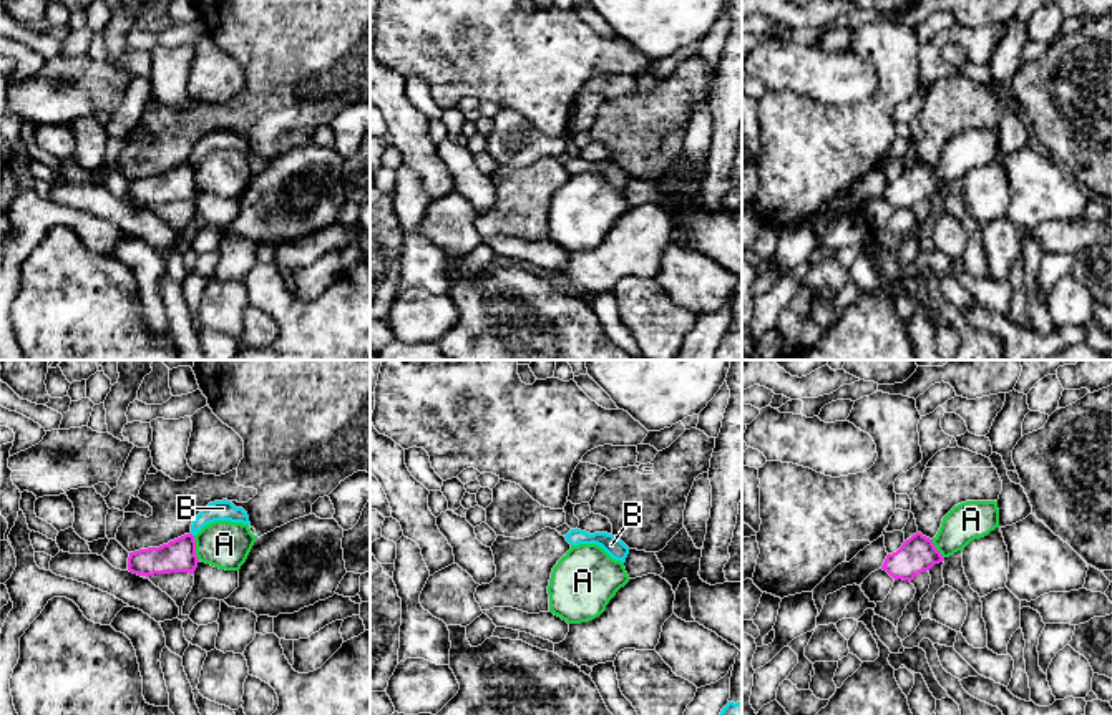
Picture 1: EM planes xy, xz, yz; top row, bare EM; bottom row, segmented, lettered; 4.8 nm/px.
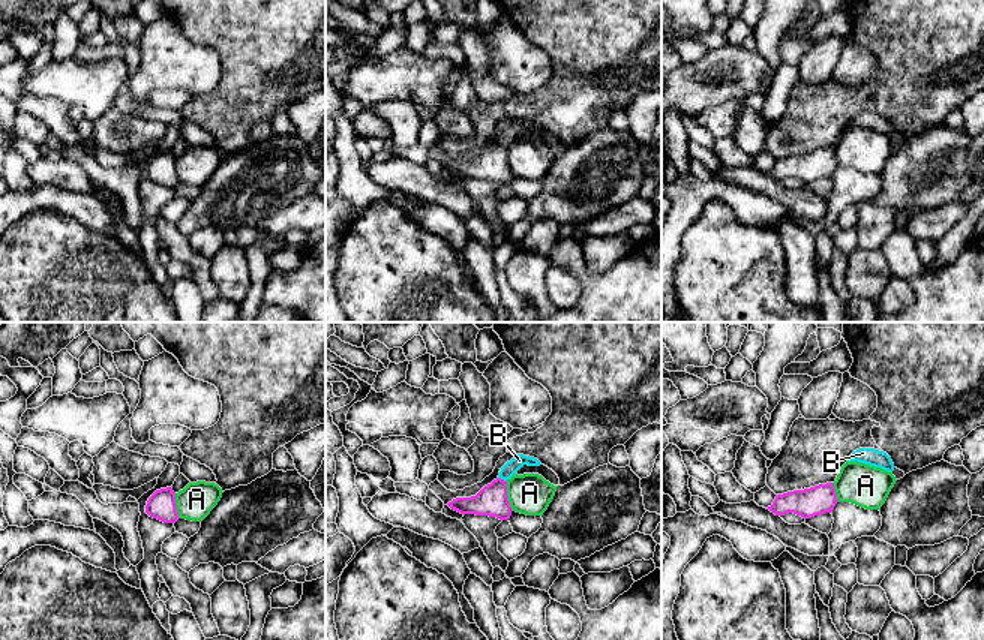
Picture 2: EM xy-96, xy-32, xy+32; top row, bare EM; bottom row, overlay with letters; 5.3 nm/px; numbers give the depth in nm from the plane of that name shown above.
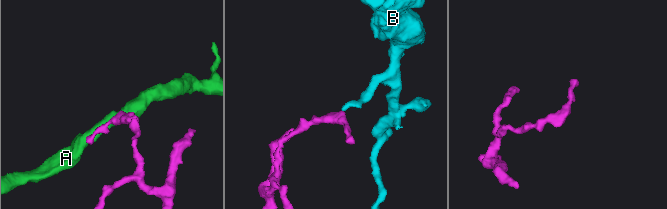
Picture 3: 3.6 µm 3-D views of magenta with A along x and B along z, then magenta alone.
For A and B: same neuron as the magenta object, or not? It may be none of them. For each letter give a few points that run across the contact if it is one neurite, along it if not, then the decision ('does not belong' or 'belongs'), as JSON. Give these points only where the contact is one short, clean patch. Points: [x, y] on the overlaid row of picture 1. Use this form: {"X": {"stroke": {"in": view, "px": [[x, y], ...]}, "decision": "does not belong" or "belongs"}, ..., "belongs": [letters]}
{"A": {"decision": "does not belong"}, "B": {"stroke": {"in": "xy", "px": [[190, 533], [193, 536]]}, "decision": "does not belong"}, "belongs": []}

